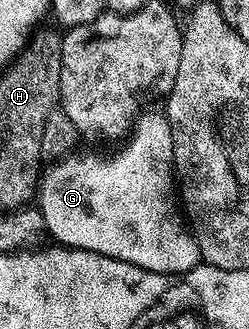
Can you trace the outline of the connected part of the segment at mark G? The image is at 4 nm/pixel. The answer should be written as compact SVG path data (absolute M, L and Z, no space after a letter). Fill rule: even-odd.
M146 108L138 116L122 149L110 157L101 153L70 152L54 160L40 174L36 186L35 208L41 215L44 232L54 237L58 246L66 249L95 251L116 261L143 267L152 273L189 275L201 261L201 252L192 232L179 216L179 205L175 200L175 170L173 168L173 140L171 127L164 112Z

